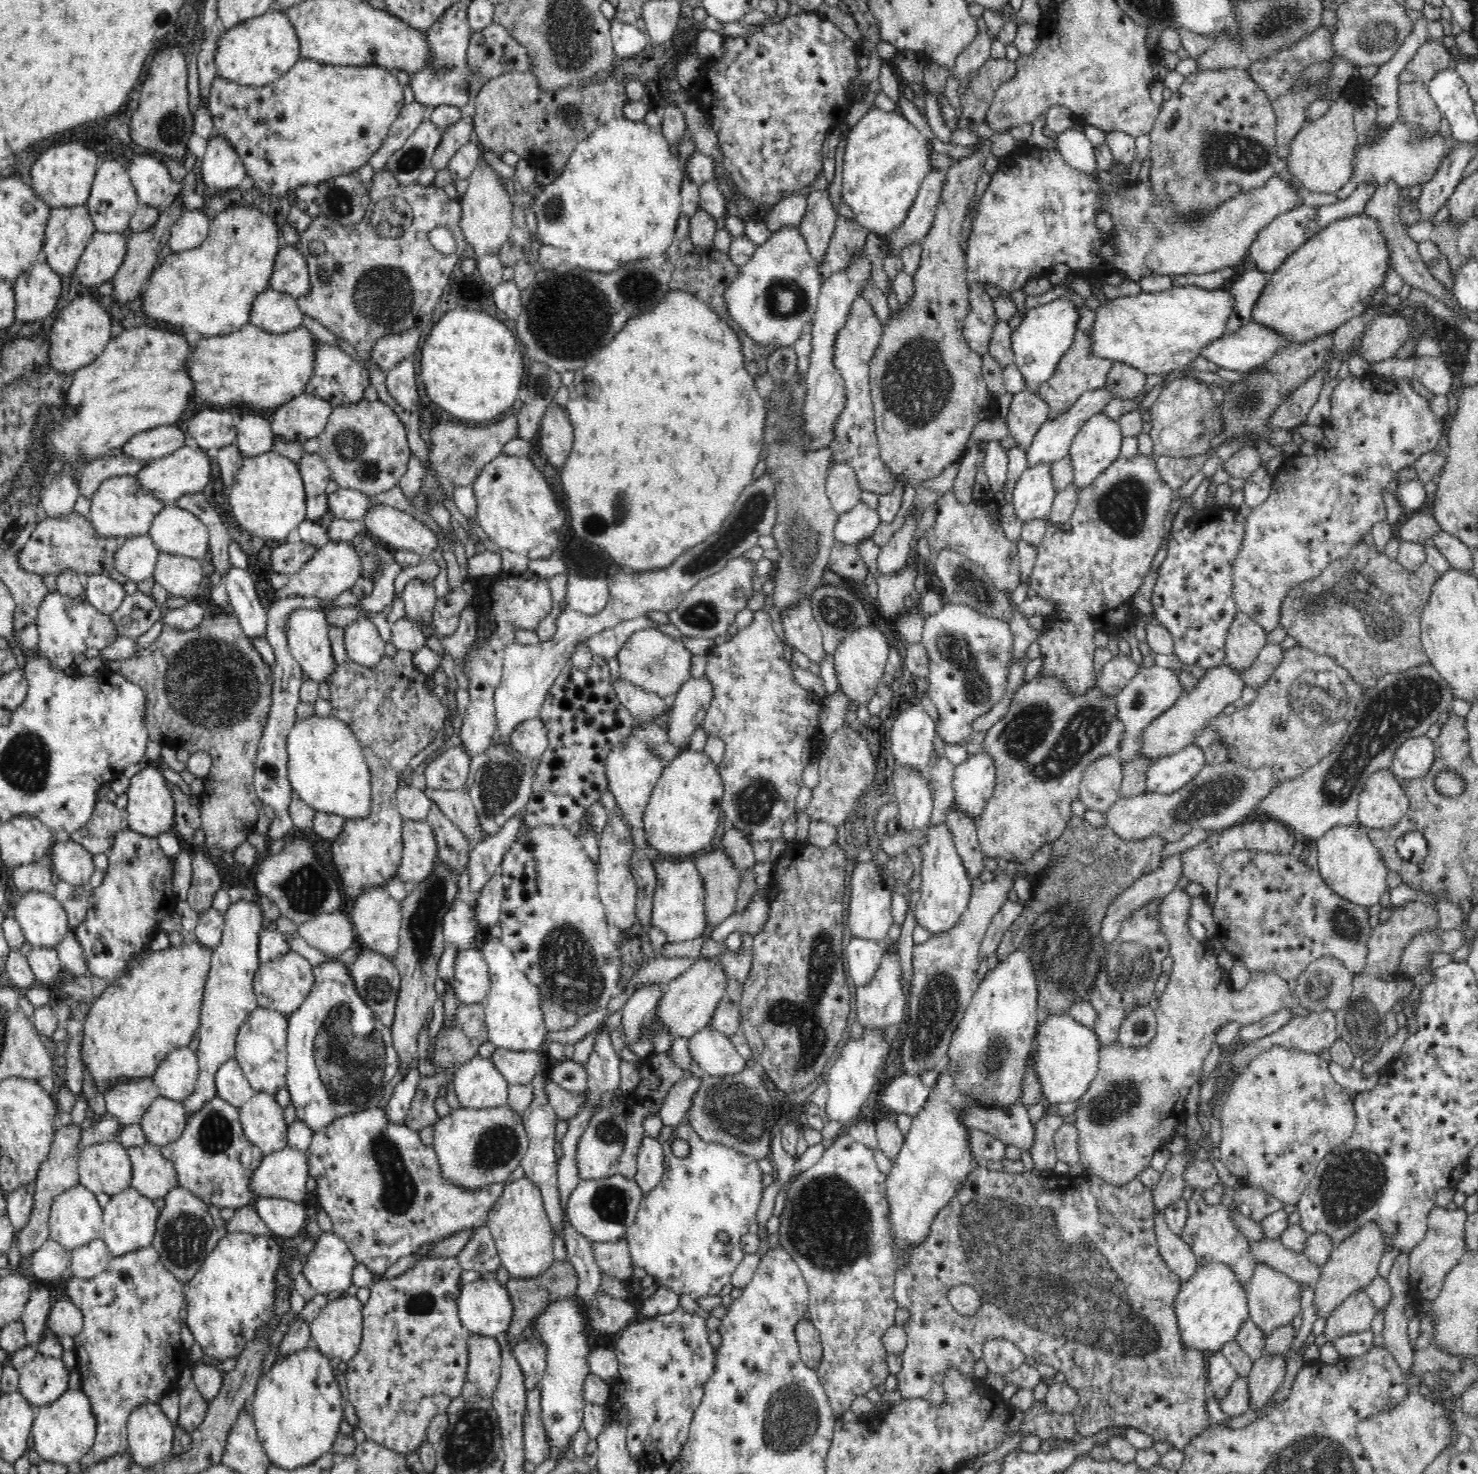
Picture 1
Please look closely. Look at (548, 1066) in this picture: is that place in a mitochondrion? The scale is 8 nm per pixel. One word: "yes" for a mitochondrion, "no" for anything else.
no

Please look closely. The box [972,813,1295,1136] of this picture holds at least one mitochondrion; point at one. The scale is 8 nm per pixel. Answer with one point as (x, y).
(1067, 957)

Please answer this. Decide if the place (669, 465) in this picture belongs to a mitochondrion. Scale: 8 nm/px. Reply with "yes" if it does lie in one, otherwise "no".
no

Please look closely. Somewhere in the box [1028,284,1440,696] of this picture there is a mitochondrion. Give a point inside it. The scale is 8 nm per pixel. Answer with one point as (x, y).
(1303, 610)

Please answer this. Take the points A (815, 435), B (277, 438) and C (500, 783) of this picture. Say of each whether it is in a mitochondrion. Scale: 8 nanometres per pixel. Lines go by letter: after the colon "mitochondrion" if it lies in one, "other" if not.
A: mitochondrion
B: other
C: mitochondrion

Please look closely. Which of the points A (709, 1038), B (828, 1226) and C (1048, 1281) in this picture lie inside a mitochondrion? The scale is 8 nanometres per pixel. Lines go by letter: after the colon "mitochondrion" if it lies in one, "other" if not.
A: other
B: mitochondrion
C: mitochondrion

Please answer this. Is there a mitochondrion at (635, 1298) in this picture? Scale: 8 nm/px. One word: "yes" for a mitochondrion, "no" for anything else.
no

